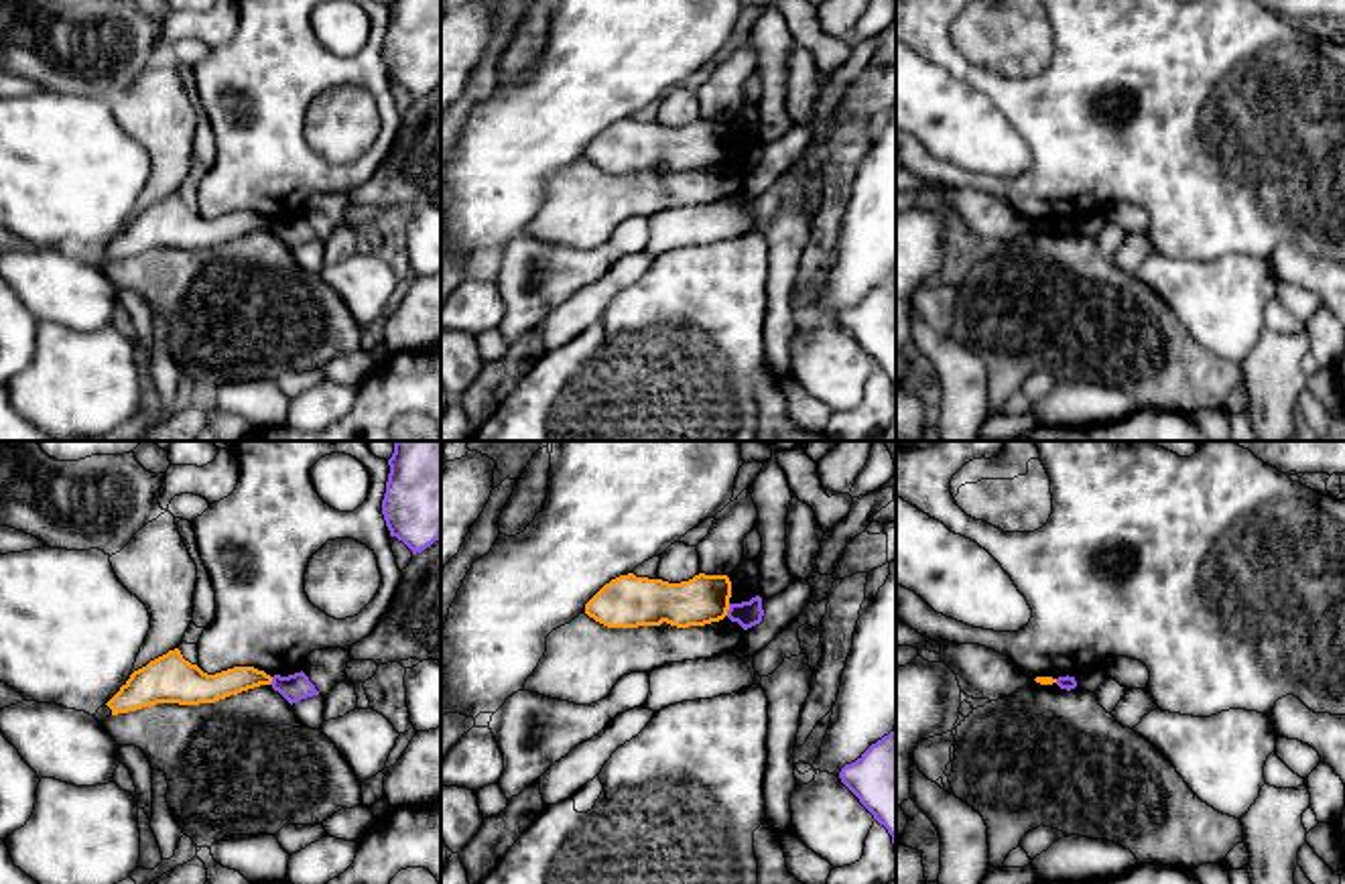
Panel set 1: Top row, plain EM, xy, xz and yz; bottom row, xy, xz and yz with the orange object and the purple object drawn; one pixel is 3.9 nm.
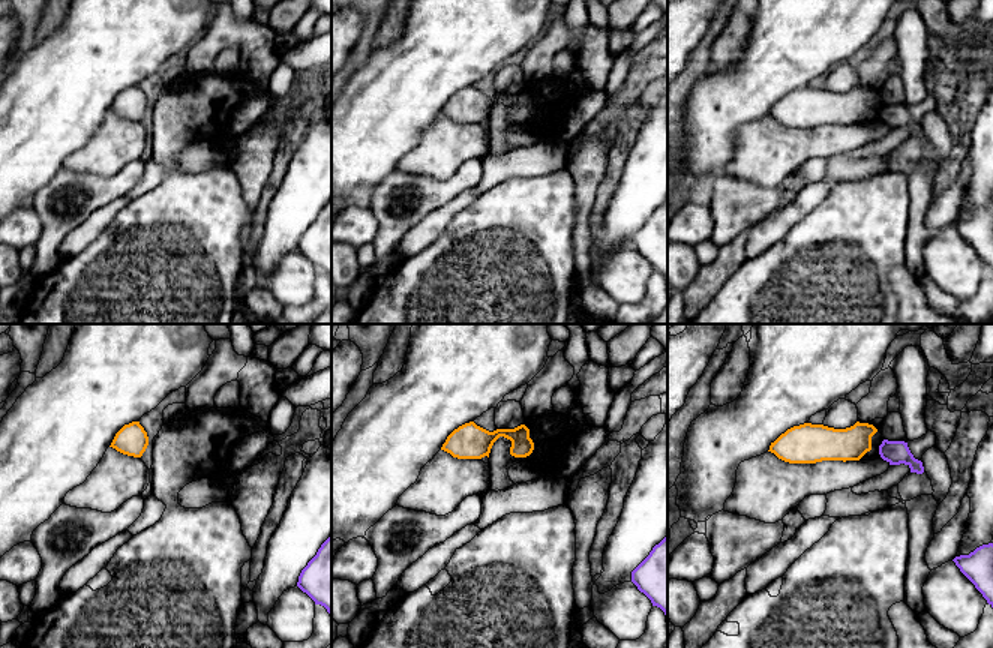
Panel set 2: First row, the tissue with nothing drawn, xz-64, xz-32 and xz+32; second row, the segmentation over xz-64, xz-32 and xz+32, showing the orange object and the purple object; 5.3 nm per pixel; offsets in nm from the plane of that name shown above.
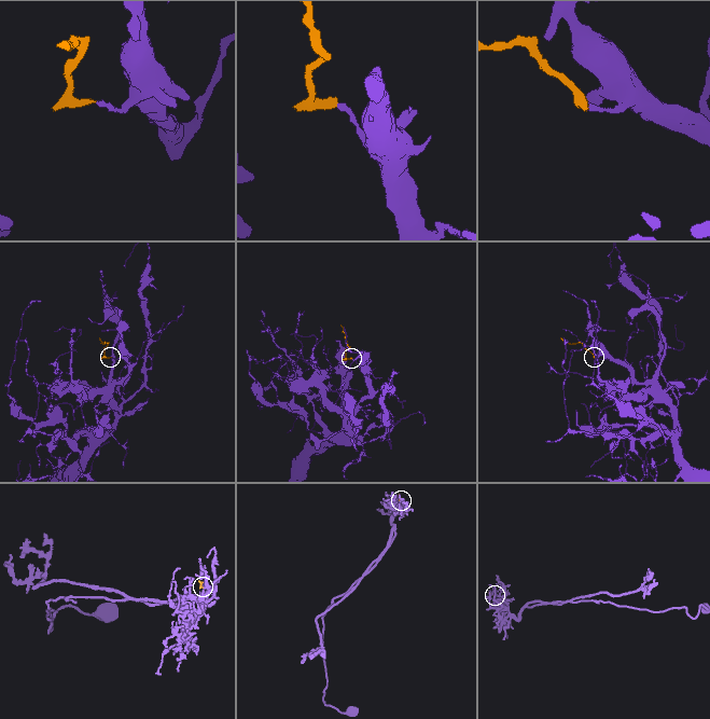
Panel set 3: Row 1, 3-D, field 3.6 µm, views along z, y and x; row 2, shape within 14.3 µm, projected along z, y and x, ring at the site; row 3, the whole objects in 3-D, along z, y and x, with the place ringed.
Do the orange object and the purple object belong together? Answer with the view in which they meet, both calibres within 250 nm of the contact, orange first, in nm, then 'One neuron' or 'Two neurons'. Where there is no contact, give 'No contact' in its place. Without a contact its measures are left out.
Touches orange in xz. Thickness 190 nm (orange) against 100 nm. Two neurons

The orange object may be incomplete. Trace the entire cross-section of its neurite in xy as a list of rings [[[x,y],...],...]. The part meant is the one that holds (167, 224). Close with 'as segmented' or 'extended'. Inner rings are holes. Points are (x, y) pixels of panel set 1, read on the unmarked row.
[[[175,193],[134,215],[93,262],[104,272],[104,264],[110,260],[136,256],[156,248],[215,248],[230,240],[270,228],[272,222],[254,211],[234,211],[207,219],[197,209],[185,205],[181,195]]] | extended

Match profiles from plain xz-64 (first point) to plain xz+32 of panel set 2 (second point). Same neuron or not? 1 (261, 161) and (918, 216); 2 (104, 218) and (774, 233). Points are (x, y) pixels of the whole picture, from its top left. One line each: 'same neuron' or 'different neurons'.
1: same neuron
2: same neuron

